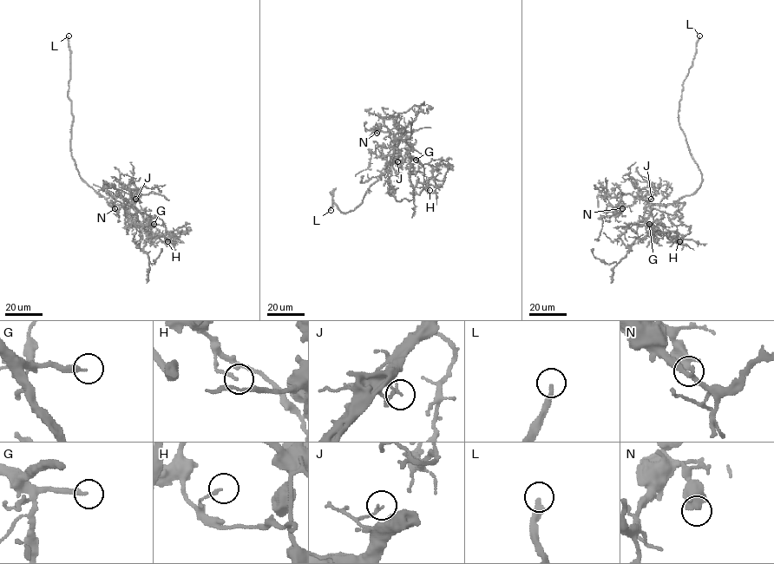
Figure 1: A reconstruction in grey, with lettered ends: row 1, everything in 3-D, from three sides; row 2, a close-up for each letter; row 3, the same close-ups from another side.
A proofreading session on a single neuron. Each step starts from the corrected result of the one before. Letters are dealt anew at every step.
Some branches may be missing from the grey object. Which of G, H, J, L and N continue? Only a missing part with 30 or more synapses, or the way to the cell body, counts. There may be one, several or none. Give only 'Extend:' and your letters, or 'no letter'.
Extend: G, L

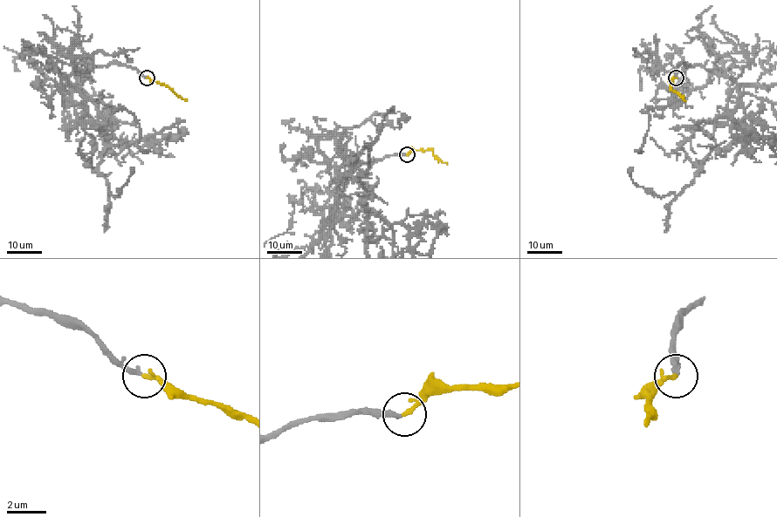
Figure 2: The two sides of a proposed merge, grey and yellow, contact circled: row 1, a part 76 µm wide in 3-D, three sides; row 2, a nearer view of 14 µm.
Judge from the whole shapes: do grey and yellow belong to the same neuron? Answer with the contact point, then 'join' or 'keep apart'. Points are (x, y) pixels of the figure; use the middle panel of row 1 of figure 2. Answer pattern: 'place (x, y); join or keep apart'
place (407, 154); join

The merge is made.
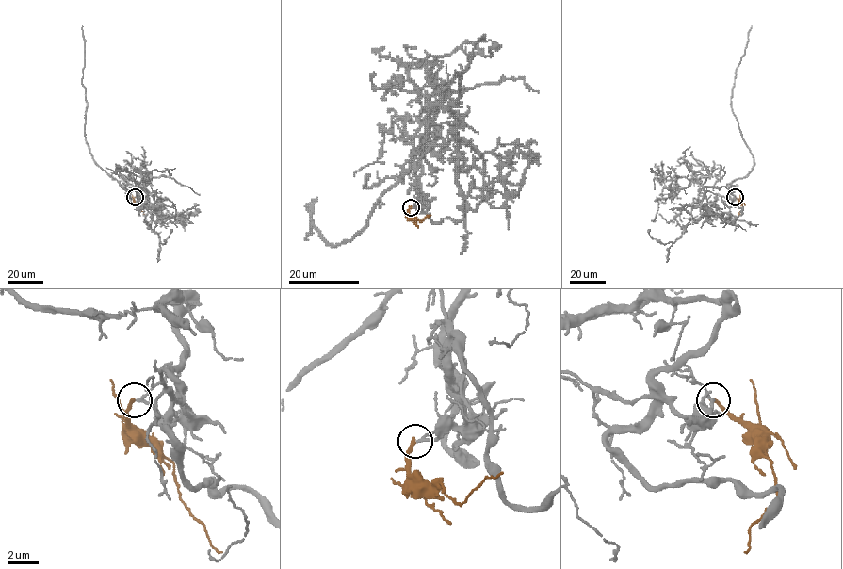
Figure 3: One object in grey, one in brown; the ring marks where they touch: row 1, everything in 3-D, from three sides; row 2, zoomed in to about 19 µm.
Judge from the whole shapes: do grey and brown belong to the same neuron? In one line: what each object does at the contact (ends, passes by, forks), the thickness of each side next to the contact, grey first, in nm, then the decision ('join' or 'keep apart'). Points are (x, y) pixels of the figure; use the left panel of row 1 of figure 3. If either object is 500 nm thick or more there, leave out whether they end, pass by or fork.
grey passes by | brown ends | 160/280 nm | join

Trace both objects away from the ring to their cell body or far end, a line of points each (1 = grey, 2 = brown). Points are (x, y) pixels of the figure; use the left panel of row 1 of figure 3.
1: (135, 197), (139, 194), (139, 186), (123, 186), (112, 178), (93, 159), (85, 139), (82, 25)
2: (135, 197), (145, 215)

